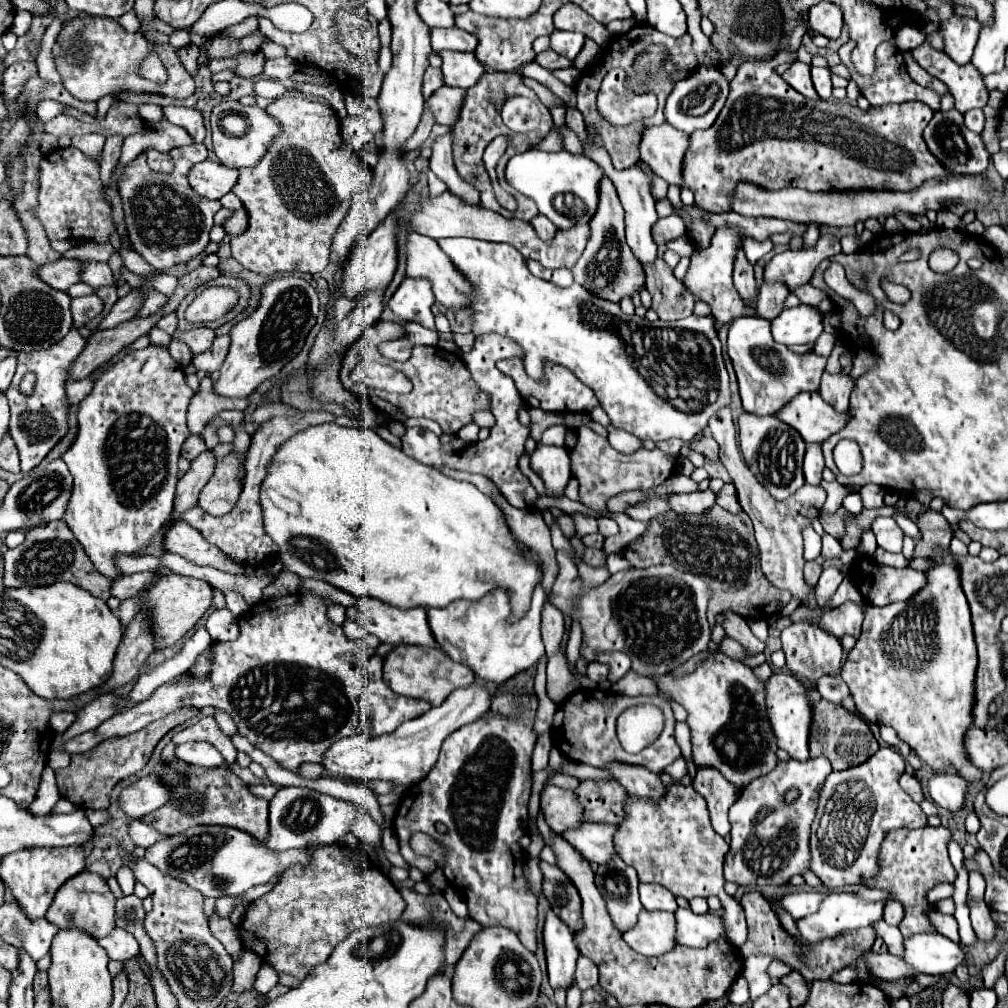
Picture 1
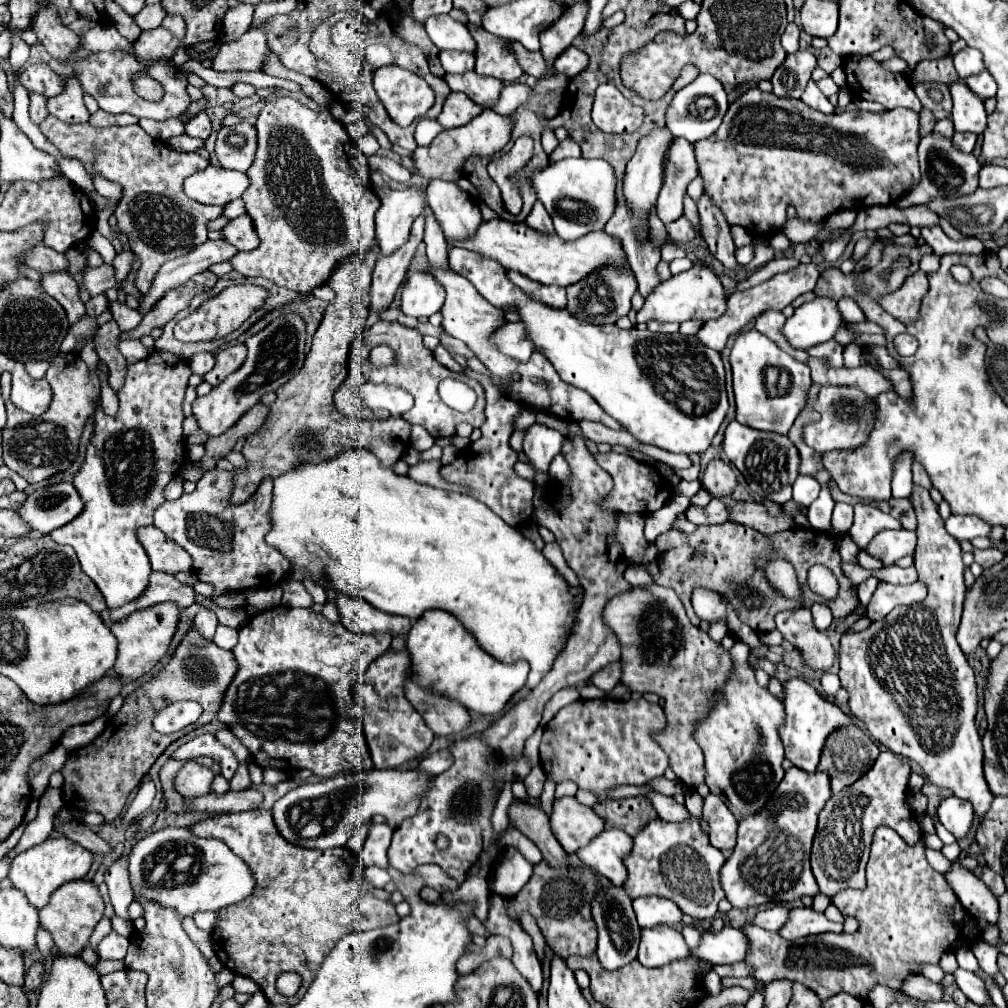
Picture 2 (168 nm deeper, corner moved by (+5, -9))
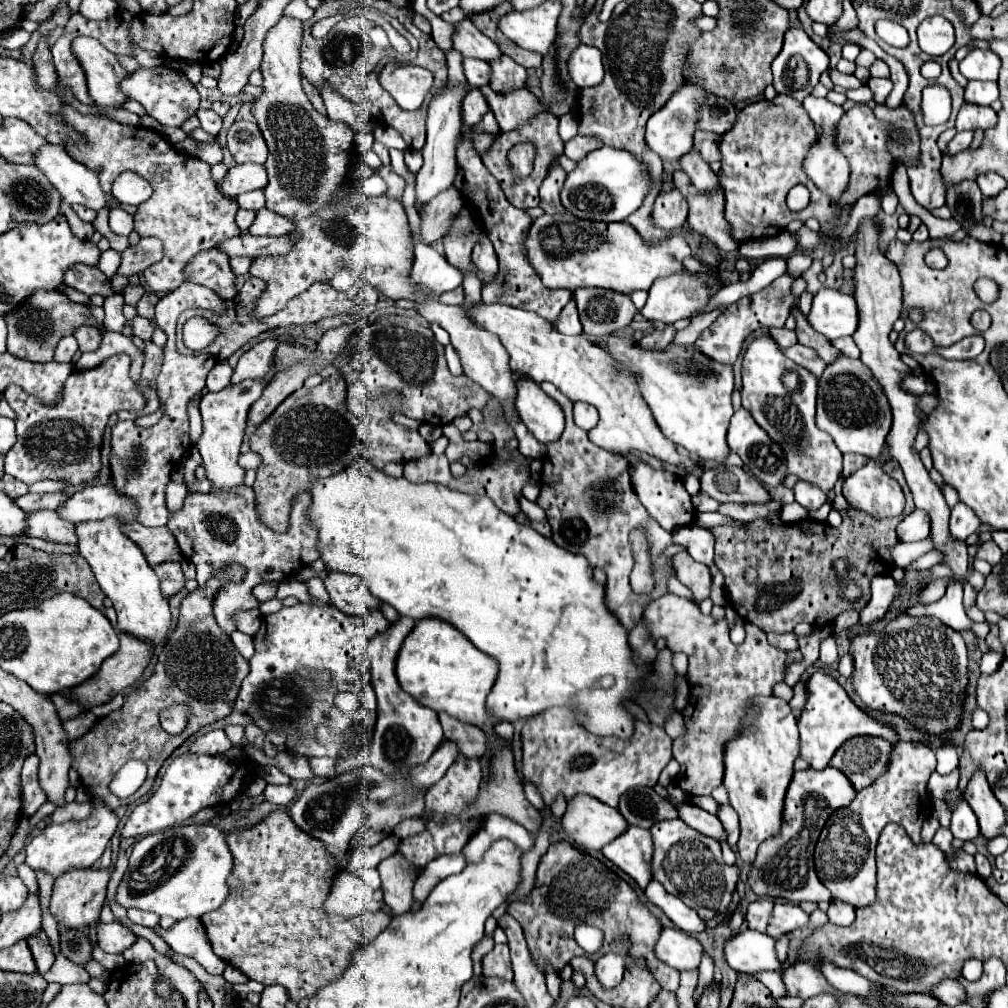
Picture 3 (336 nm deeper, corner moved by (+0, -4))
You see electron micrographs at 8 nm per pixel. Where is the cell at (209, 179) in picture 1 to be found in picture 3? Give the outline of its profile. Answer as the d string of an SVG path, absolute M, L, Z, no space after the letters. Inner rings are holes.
M249 163L249 165L237 165L237 167L229 169L221 187L227 195L237 197L237 195L253 191L253 189L265 189L267 183L269 183L269 179L267 179L265 165Z

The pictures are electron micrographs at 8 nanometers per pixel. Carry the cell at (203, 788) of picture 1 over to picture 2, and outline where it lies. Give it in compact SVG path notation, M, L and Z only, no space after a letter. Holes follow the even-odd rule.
M256 810L256 814L218 814L206 820L200 820L188 826L200 838L216 838L222 840L232 852L236 852L254 872L256 876L256 890L246 900L232 904L220 910L218 924L212 932L212 944L222 960L222 964L242 976L252 978L272 1004L296 1004L312 980L328 952L336 946L336 942L350 934L350 932L364 932L374 928L384 928L400 920L396 914L396 906L384 900L378 900L372 892L374 886L366 882L362 858L346 848L332 848L332 850L306 850L294 844L288 844L276 830L272 812L270 810ZM280 972L298 972L302 976L302 986L292 998L284 998L276 992L274 982Z

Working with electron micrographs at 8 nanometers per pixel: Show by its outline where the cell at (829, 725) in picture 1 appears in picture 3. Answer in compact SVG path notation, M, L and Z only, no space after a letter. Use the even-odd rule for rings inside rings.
M855 737L841 745L831 759L831 767L839 769L849 777L857 791L869 787L891 761L893 745L885 739Z

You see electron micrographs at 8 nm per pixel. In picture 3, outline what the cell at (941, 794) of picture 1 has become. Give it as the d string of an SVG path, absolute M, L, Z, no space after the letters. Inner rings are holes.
M959 803L957 809L953 811L953 817L951 817L951 833L953 837L957 839L963 839L963 841L971 841L979 835L979 827L977 827L977 817L973 815L971 807L967 807L967 803Z

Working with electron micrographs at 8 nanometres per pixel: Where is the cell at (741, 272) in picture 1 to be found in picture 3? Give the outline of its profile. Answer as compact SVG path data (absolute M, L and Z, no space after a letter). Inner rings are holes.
M691 149L689 153L685 153L681 159L679 159L679 165L681 169L689 175L691 179L691 187L695 191L715 191L715 185L719 183L717 175L711 171L709 163L705 163L699 155L697 149Z

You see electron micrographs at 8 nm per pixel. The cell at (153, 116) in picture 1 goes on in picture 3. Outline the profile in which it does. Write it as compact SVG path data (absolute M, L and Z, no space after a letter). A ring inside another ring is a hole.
M185 139L185 141L181 141L177 147L179 147L181 151L185 151L185 153L197 155L199 159L203 159L203 161L209 163L209 165L217 165L217 163L221 163L221 159L223 159L223 151L221 151L221 147L219 147L217 141L215 141L215 143L197 143L197 141L193 141L193 139Z

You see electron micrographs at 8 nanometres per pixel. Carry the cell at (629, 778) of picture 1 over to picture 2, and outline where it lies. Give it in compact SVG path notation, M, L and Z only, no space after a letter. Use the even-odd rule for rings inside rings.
M650 792L646 794L648 802L652 804L652 808L658 812L658 816L666 822L682 822L688 818L688 810L686 806L678 804L674 798L658 794L658 792Z

